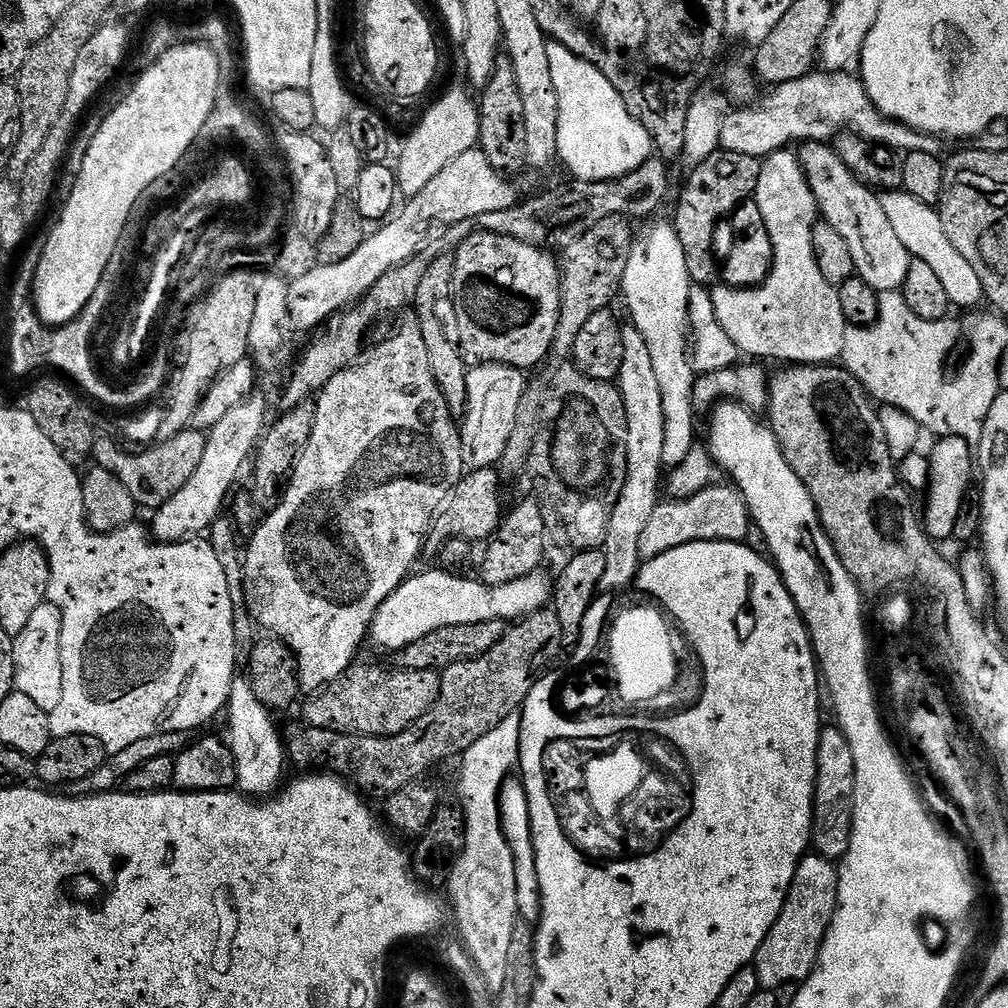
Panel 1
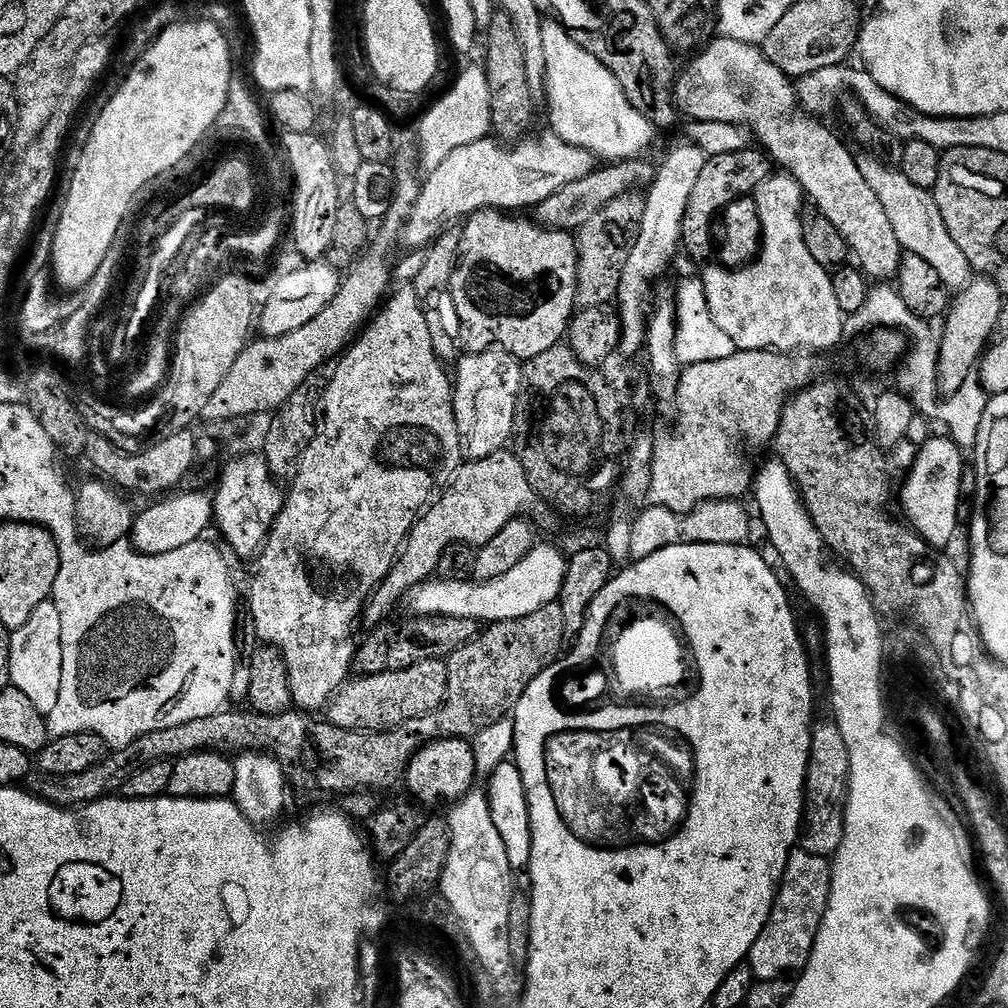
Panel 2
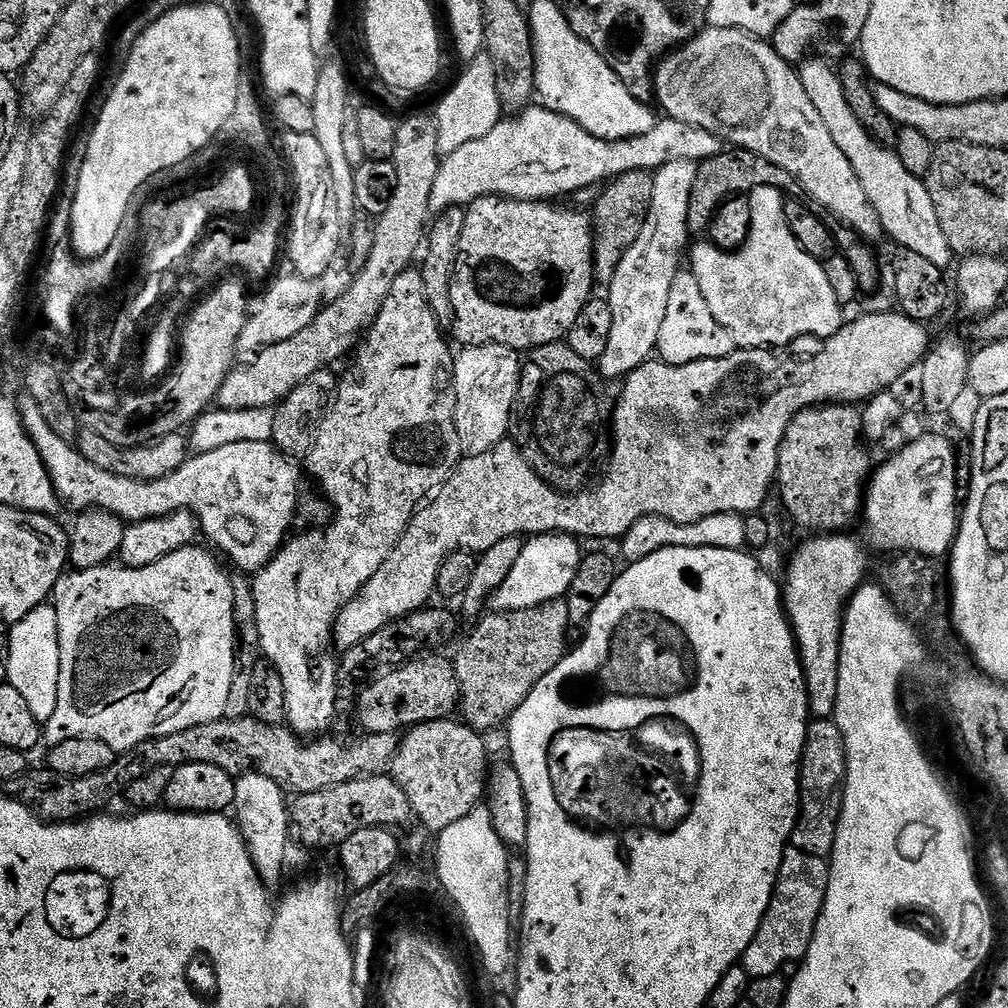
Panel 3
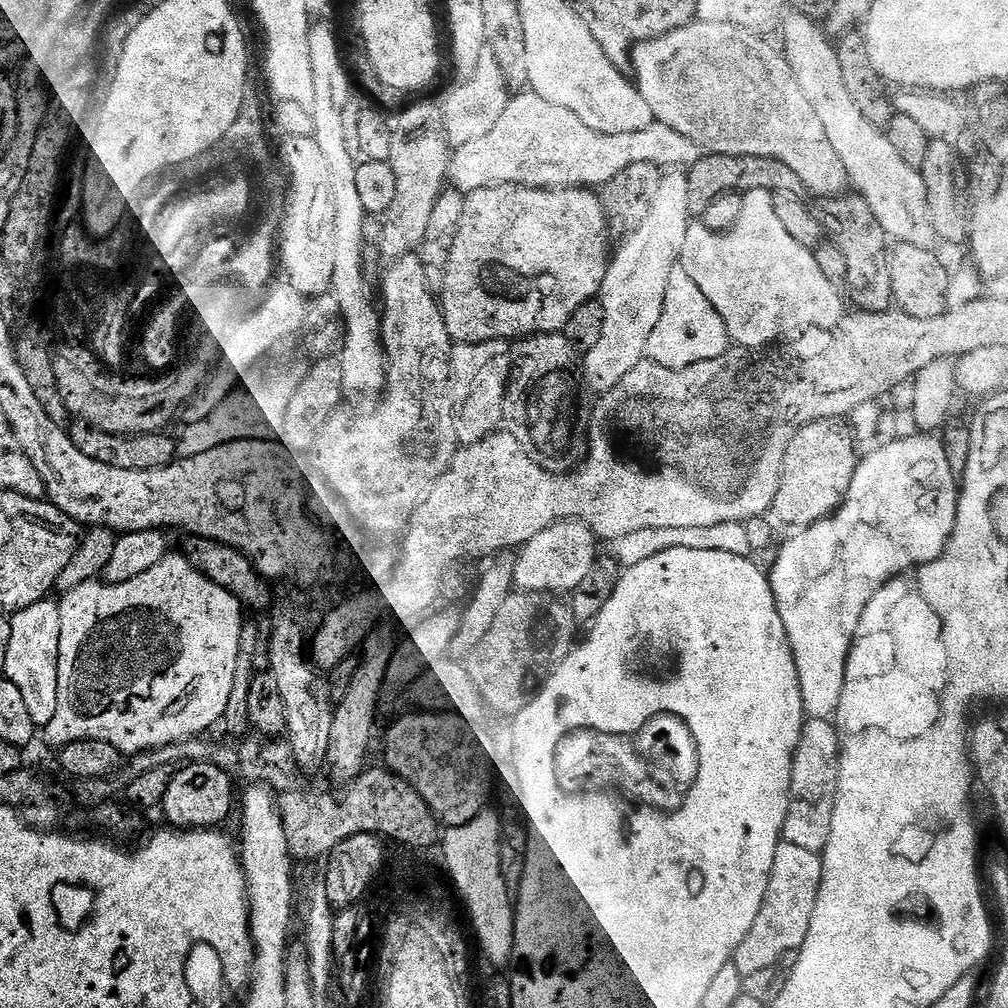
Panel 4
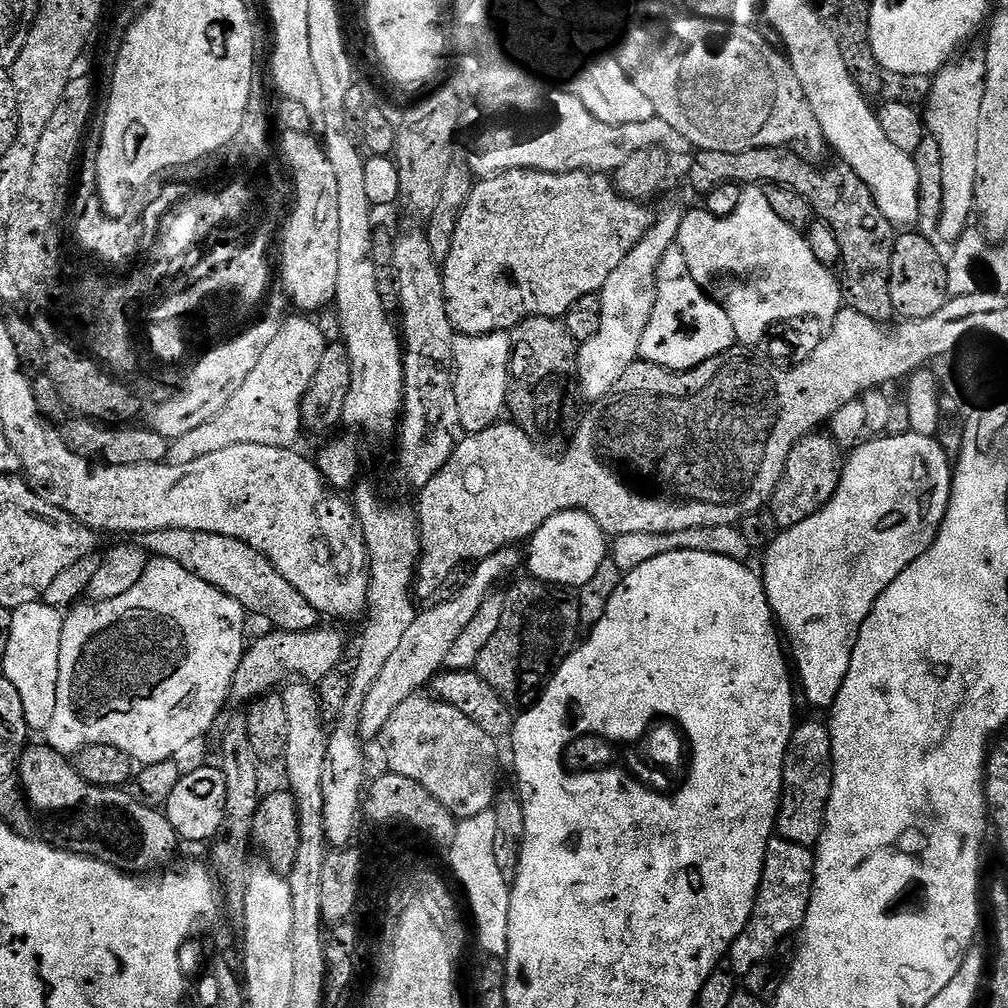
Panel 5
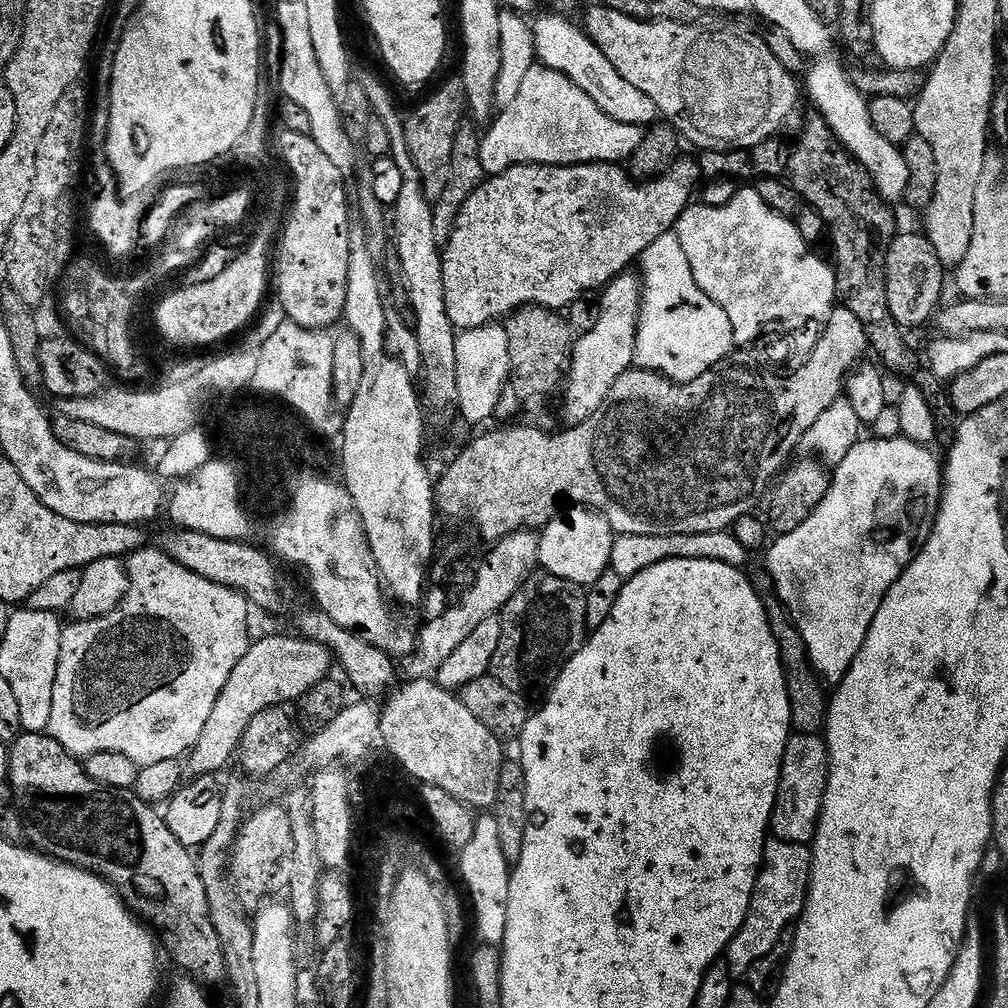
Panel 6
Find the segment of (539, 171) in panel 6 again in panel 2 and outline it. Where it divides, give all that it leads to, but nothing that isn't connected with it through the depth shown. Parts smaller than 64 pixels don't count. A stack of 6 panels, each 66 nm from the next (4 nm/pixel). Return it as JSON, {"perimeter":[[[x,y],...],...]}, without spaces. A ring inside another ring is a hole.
{"perimeter":[[[483,208],[481,212],[475,212],[473,216],[463,221],[460,233],[460,260],[452,275],[450,293],[452,292],[452,308],[456,311],[456,320],[460,323],[460,340],[465,344],[469,353],[490,352],[503,350],[509,352],[521,362],[527,362],[538,358],[538,354],[546,354],[556,344],[561,343],[567,337],[568,325],[572,323],[574,313],[577,311],[576,291],[578,290],[578,250],[576,249],[577,237],[570,232],[560,232],[556,228],[544,228],[536,223],[535,219],[523,220],[523,215],[509,214],[504,210],[495,208]]]}

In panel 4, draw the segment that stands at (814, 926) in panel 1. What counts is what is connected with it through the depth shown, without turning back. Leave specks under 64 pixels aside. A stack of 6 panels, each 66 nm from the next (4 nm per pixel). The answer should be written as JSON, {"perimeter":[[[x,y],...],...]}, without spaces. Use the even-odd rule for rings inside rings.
{"perimeter":[[[783,842],[778,846],[774,854],[774,870],[770,872],[770,886],[766,886],[766,898],[762,898],[762,910],[758,910],[758,918],[754,918],[750,934],[742,938],[734,957],[741,976],[777,967],[787,952],[799,952],[806,942],[806,934],[810,934],[810,918],[814,918],[823,881],[824,861],[821,853]]]}

